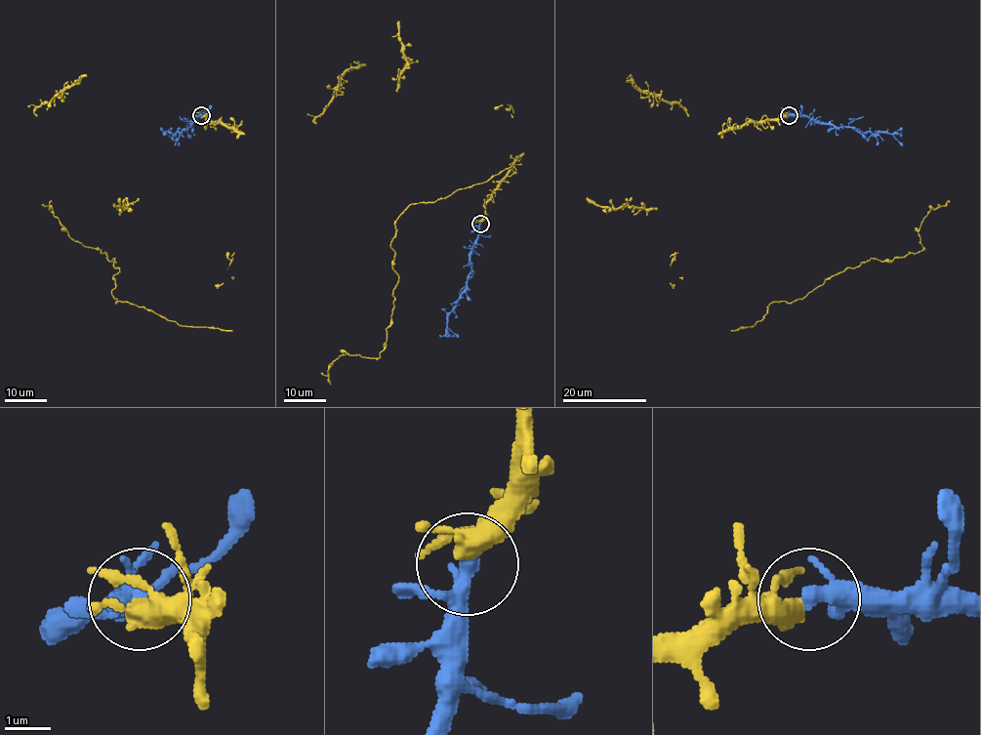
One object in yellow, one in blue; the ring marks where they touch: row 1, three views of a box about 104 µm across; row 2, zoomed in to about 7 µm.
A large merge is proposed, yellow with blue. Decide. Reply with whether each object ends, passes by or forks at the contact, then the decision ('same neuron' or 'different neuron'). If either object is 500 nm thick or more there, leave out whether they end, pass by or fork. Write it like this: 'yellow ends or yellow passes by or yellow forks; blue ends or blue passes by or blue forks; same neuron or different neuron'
yellow forks; blue forks; same neuron

